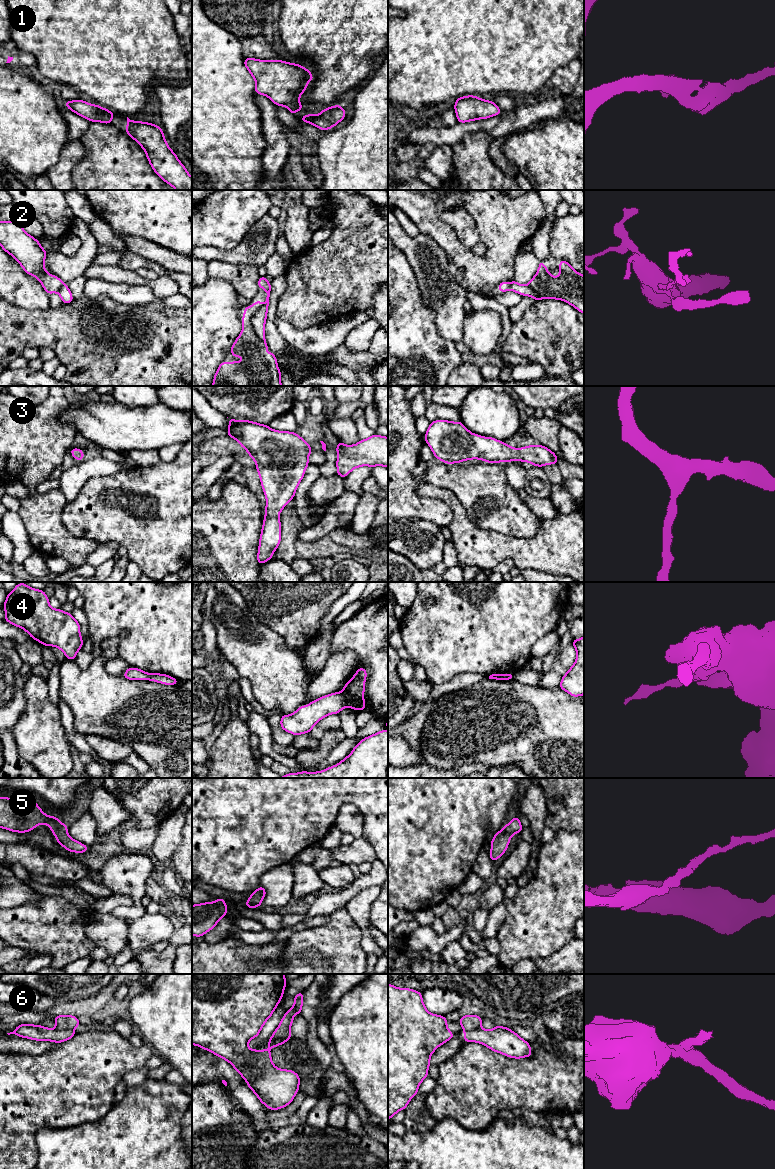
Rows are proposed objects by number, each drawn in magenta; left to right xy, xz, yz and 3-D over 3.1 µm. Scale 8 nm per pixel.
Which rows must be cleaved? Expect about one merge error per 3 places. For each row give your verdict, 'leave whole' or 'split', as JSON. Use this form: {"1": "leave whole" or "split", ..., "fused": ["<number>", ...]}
{"1": "leave whole", "2": "split", "3": "leave whole", "4": "split", "5": "leave whole", "6": "split", "fused": ["2", "4", "6"]}

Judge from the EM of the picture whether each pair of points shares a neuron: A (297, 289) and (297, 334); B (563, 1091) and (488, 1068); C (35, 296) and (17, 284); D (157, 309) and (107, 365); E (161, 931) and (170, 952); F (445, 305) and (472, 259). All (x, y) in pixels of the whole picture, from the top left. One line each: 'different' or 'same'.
A: different
B: same
C: same
D: same
E: different
F: different

